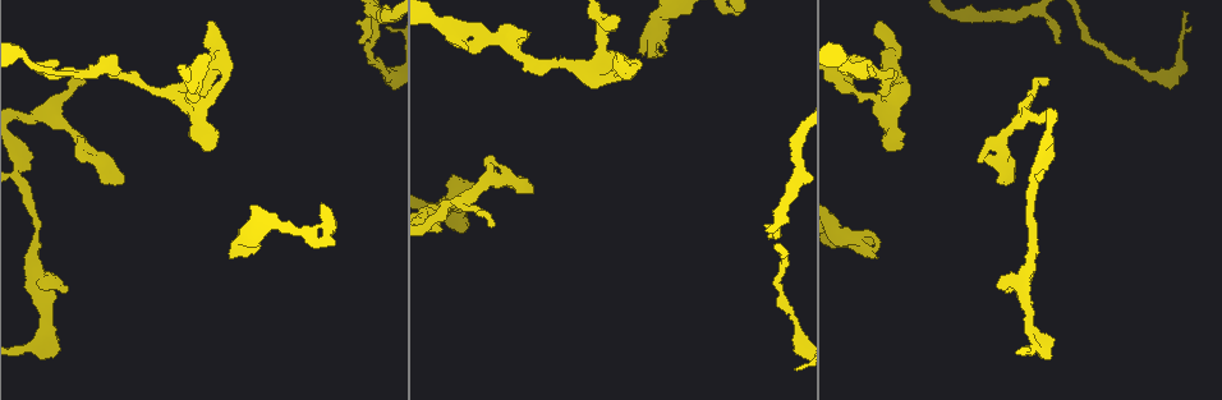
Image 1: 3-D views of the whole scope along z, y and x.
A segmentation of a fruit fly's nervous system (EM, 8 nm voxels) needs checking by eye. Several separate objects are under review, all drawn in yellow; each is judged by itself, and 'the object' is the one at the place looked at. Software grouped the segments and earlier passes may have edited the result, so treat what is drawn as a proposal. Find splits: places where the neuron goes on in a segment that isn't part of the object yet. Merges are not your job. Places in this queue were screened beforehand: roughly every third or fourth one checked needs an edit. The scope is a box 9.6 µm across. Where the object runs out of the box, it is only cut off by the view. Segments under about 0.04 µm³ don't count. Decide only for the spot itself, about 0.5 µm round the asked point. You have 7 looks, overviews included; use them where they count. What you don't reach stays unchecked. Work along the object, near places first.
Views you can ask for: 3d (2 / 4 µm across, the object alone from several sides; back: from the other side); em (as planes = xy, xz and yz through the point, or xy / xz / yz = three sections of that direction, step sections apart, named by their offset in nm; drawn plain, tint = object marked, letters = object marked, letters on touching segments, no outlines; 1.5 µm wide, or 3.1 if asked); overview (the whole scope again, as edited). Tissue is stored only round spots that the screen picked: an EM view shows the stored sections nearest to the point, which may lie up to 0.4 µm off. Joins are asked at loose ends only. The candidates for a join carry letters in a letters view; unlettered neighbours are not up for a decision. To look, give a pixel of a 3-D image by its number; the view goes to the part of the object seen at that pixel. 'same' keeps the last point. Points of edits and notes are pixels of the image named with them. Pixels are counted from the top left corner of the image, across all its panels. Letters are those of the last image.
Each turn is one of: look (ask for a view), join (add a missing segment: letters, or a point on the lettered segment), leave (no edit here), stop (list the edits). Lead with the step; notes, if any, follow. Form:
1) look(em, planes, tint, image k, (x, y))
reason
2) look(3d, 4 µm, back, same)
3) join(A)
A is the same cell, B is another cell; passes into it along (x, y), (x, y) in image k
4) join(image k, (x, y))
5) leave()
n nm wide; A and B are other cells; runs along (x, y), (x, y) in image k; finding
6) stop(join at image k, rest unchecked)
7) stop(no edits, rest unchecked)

look(3d, 4 µm, image 1, (1047, 84))
an open end

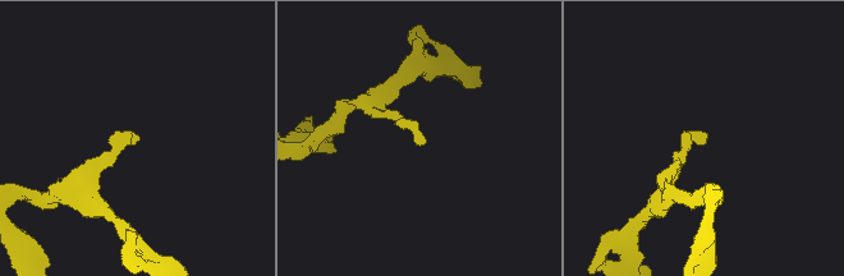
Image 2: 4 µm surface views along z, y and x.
look(em, xy, step 8, tint, image 2, (424, 142))

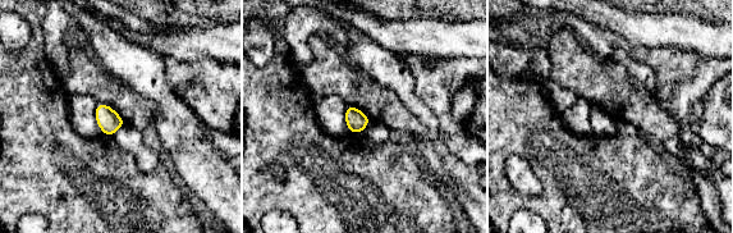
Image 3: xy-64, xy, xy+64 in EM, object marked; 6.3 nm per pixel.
look(em, planes, letters, same)
another direction

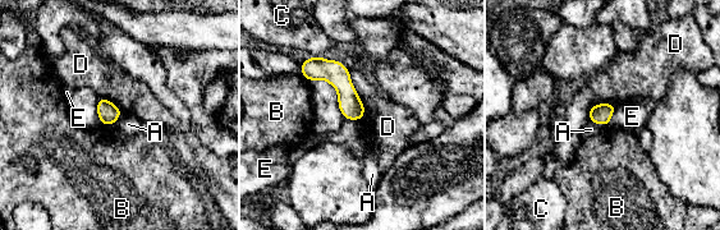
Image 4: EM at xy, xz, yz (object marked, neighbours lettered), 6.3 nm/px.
leave()
140 nm wide; A, B, C, D and E are other cells; runs along (303, 67), (325, 69), (360, 115) in image 4; none of them fits

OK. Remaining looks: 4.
look(em, planes, letters, image 1, (619, 55))
branch stops here

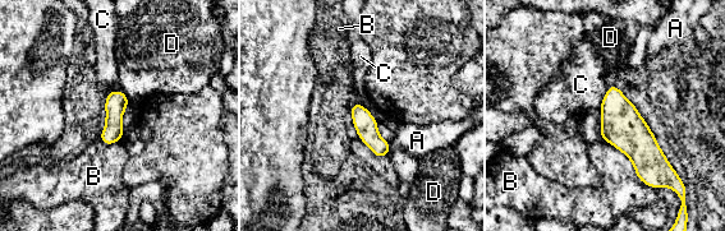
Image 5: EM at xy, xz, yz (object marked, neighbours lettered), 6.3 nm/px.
leave()
A, B, C and D are other cells; border along (609, 86), (599, 107) in image 5; no lettered segment goes on from it

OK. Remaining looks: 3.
look(3d, 4 µm, image 1, (771, 235))
branch stops here

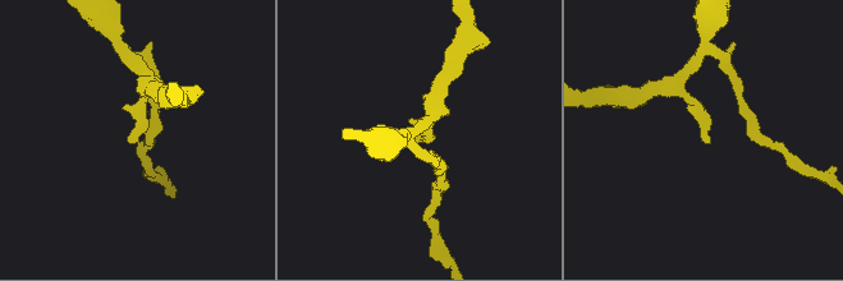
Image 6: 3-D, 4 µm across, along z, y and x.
look(em, planes, letters, image 6, (709, 142))
now the EM

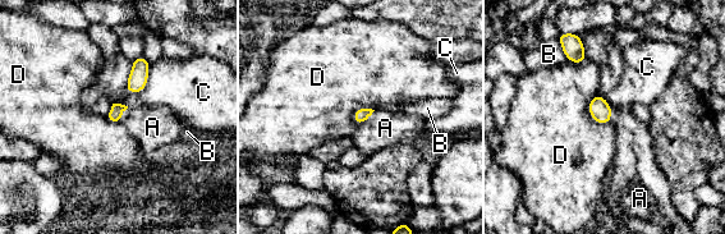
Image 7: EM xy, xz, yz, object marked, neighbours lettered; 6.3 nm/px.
join(A)
A is the same cell, B, C and D are other cells; passes into it along (361, 115), (366, 120), (385, 128) in image 7; it goes on there

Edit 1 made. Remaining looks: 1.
stop(join at image 7, rest unchecked)

